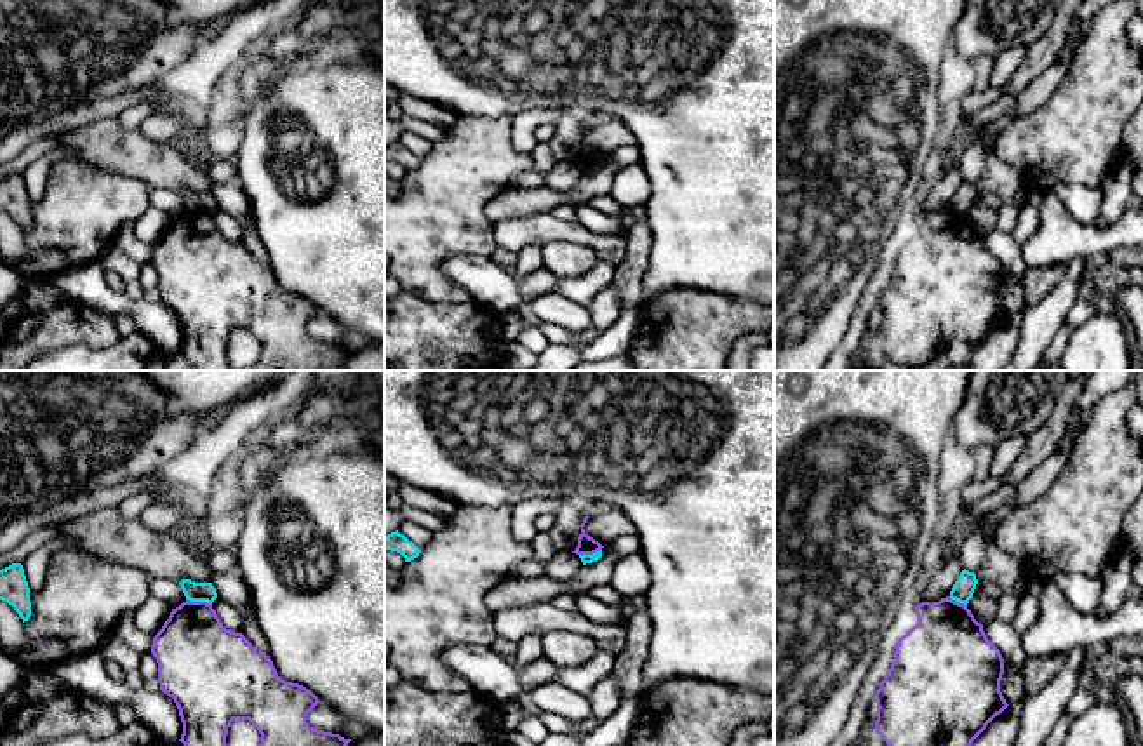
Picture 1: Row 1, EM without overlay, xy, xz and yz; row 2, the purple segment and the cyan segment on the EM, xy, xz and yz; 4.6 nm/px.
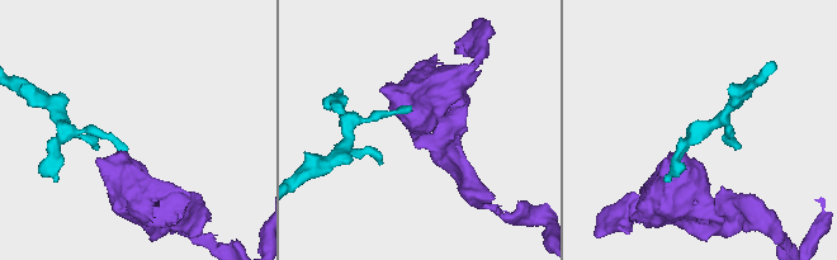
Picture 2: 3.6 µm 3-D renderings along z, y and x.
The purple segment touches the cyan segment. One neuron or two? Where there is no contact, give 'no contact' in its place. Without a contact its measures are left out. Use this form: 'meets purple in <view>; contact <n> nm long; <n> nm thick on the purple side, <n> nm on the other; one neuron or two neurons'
meets purple in xy; contact 120 nm long; 380 nm thick on the purple side, 100 nm on the other; two neurons

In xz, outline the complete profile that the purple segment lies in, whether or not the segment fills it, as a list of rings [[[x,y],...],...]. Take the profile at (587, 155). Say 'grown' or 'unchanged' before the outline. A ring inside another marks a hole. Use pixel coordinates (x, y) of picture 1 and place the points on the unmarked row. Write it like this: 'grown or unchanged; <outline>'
unchanged; [[[588,127],[583,129],[583,134],[581,134],[581,144],[578,148],[578,157],[572,163],[576,165],[593,165],[597,162],[600,162],[604,157],[595,151],[593,148],[590,148],[586,143],[585,143],[585,134],[586,134]]]

